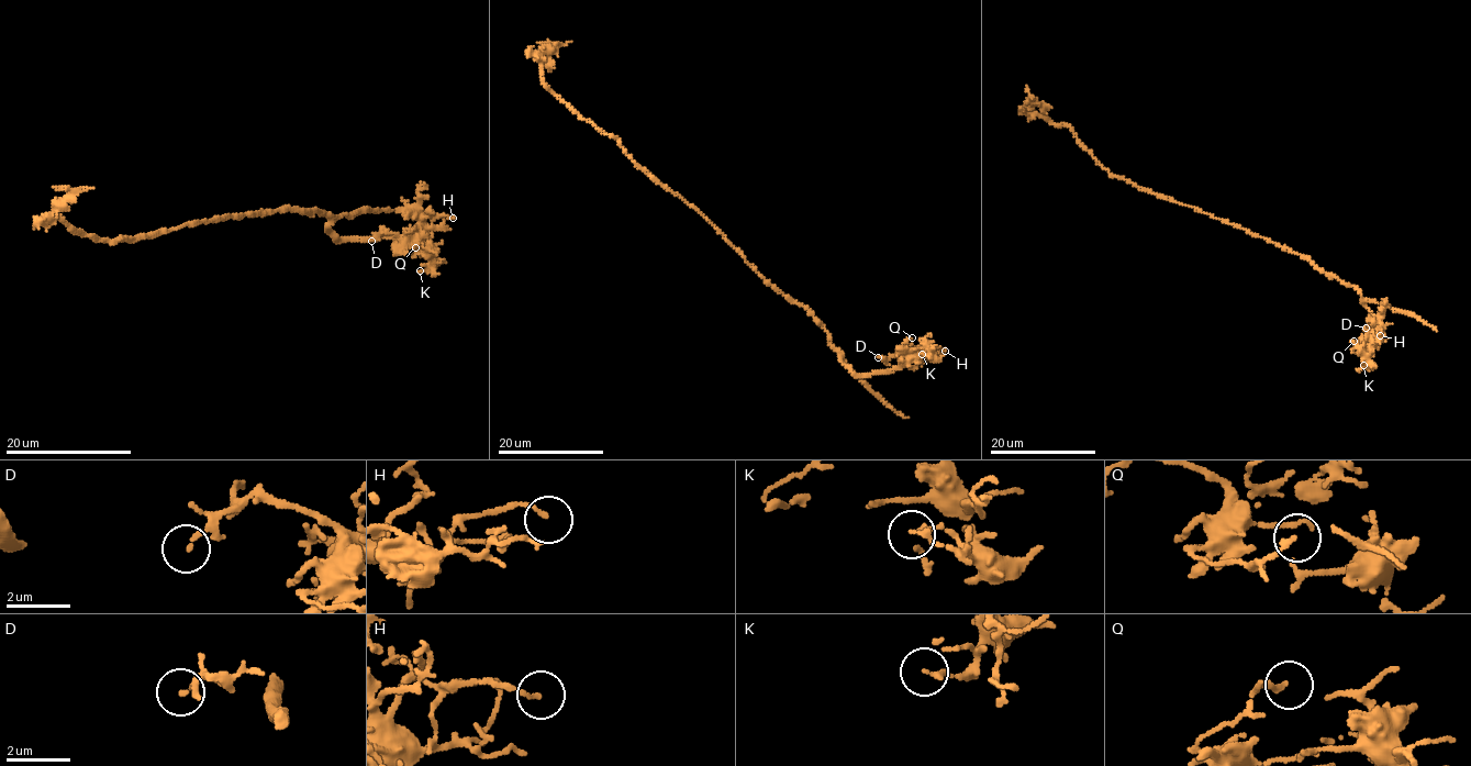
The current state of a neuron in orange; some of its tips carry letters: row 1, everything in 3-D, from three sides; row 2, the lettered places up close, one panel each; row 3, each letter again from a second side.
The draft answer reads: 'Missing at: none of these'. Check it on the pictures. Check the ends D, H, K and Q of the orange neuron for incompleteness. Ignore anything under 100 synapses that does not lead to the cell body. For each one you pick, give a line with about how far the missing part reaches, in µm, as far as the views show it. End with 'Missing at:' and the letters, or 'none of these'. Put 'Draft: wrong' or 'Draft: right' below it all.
Missing at: none of these
Draft: right

